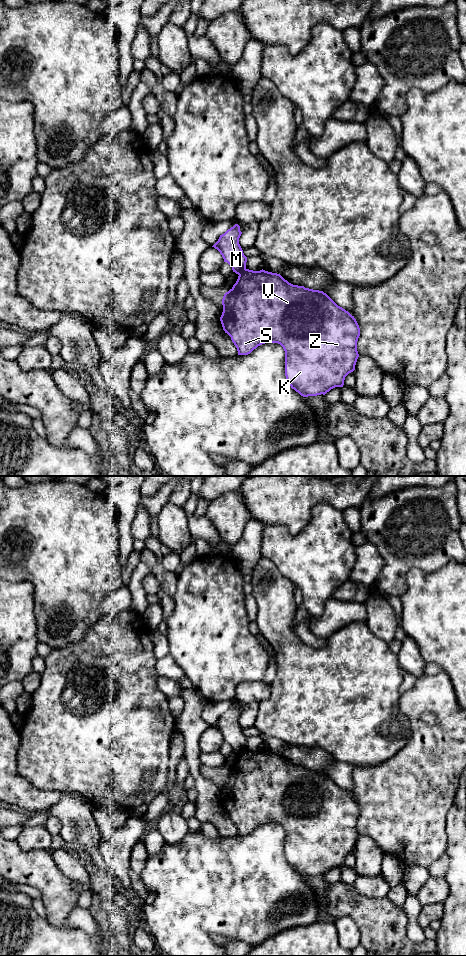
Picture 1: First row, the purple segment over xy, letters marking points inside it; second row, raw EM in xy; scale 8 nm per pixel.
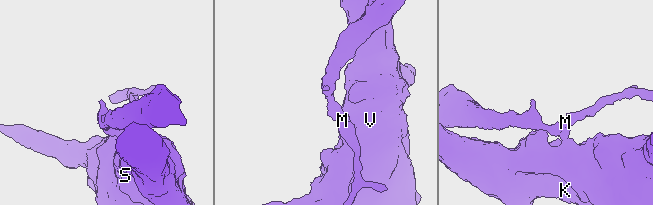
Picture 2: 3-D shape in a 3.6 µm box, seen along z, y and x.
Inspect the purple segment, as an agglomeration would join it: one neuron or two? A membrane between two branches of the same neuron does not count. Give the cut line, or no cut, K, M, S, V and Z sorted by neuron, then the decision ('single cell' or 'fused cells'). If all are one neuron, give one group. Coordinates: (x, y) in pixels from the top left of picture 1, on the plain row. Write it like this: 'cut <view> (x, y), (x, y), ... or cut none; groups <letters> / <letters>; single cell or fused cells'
cut xy (245, 748), (238, 754); groups K S V Z / M; fused cells

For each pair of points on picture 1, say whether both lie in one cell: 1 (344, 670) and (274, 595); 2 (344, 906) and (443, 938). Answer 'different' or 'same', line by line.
1: same
2: different

